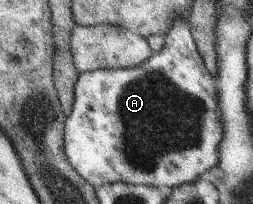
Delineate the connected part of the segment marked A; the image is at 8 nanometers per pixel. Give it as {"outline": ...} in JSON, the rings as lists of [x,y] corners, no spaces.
{"outline":[[[177,16],[175,22],[173,22],[173,28],[167,32],[166,36],[169,38],[167,46],[161,52],[154,52],[149,62],[145,62],[137,68],[130,68],[129,70],[103,69],[87,71],[80,75],[76,88],[75,108],[73,114],[68,116],[67,126],[65,126],[67,132],[63,137],[65,138],[65,144],[67,144],[69,160],[73,164],[72,168],[79,170],[79,174],[83,174],[89,182],[95,183],[97,188],[117,183],[175,188],[187,183],[194,183],[195,180],[199,180],[205,172],[209,172],[219,162],[219,144],[223,140],[223,122],[221,122],[221,114],[219,114],[219,106],[217,106],[217,102],[219,102],[217,92],[219,90],[217,90],[215,77],[211,76],[211,70],[207,68],[205,58],[201,56],[201,52],[197,48],[197,42],[195,42],[195,36],[191,32],[189,22],[181,20],[181,16]]]}

